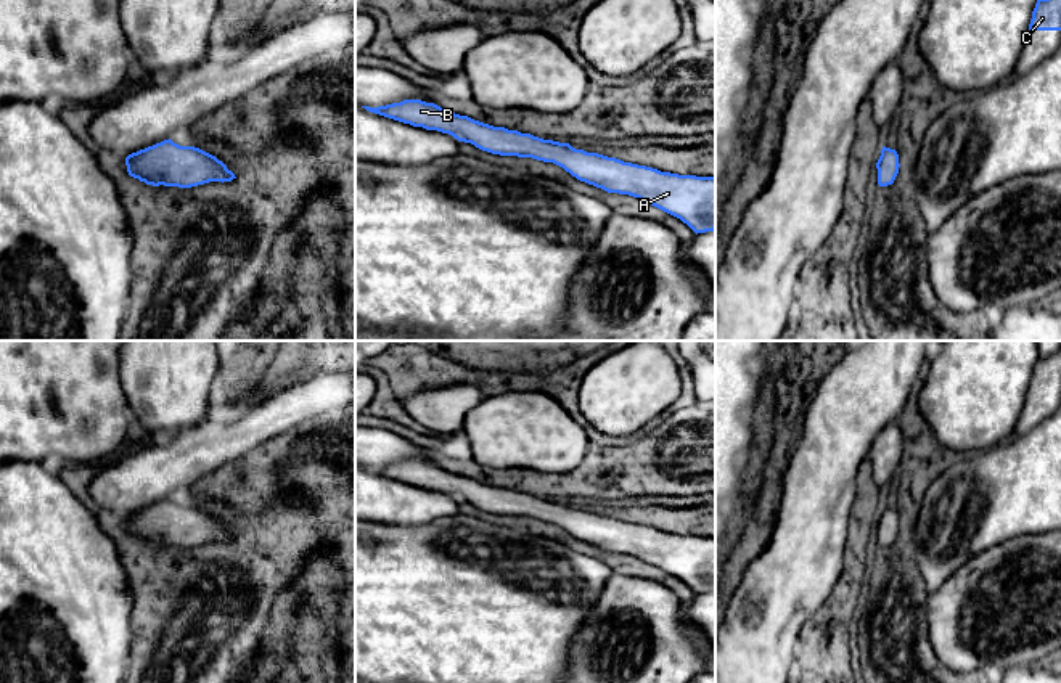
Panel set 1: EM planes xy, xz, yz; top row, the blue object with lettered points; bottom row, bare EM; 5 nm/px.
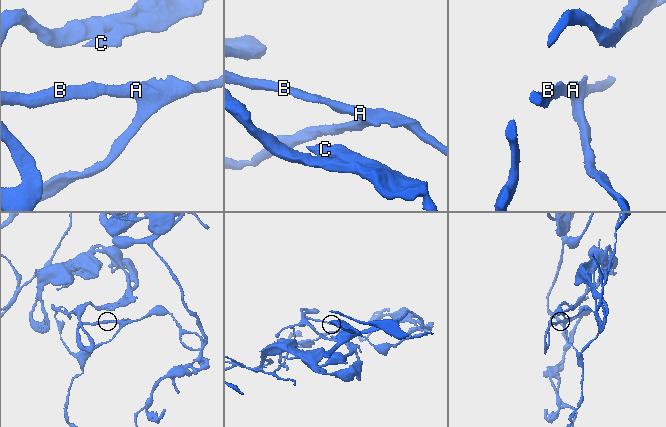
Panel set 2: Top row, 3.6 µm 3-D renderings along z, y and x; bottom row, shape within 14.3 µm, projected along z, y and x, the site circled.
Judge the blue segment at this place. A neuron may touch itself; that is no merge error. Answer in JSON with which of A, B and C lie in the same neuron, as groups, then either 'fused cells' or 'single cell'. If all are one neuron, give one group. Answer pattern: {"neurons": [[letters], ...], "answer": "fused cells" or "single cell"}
{"neurons": [["A", "B", "C"]], "answer": "single cell"}

